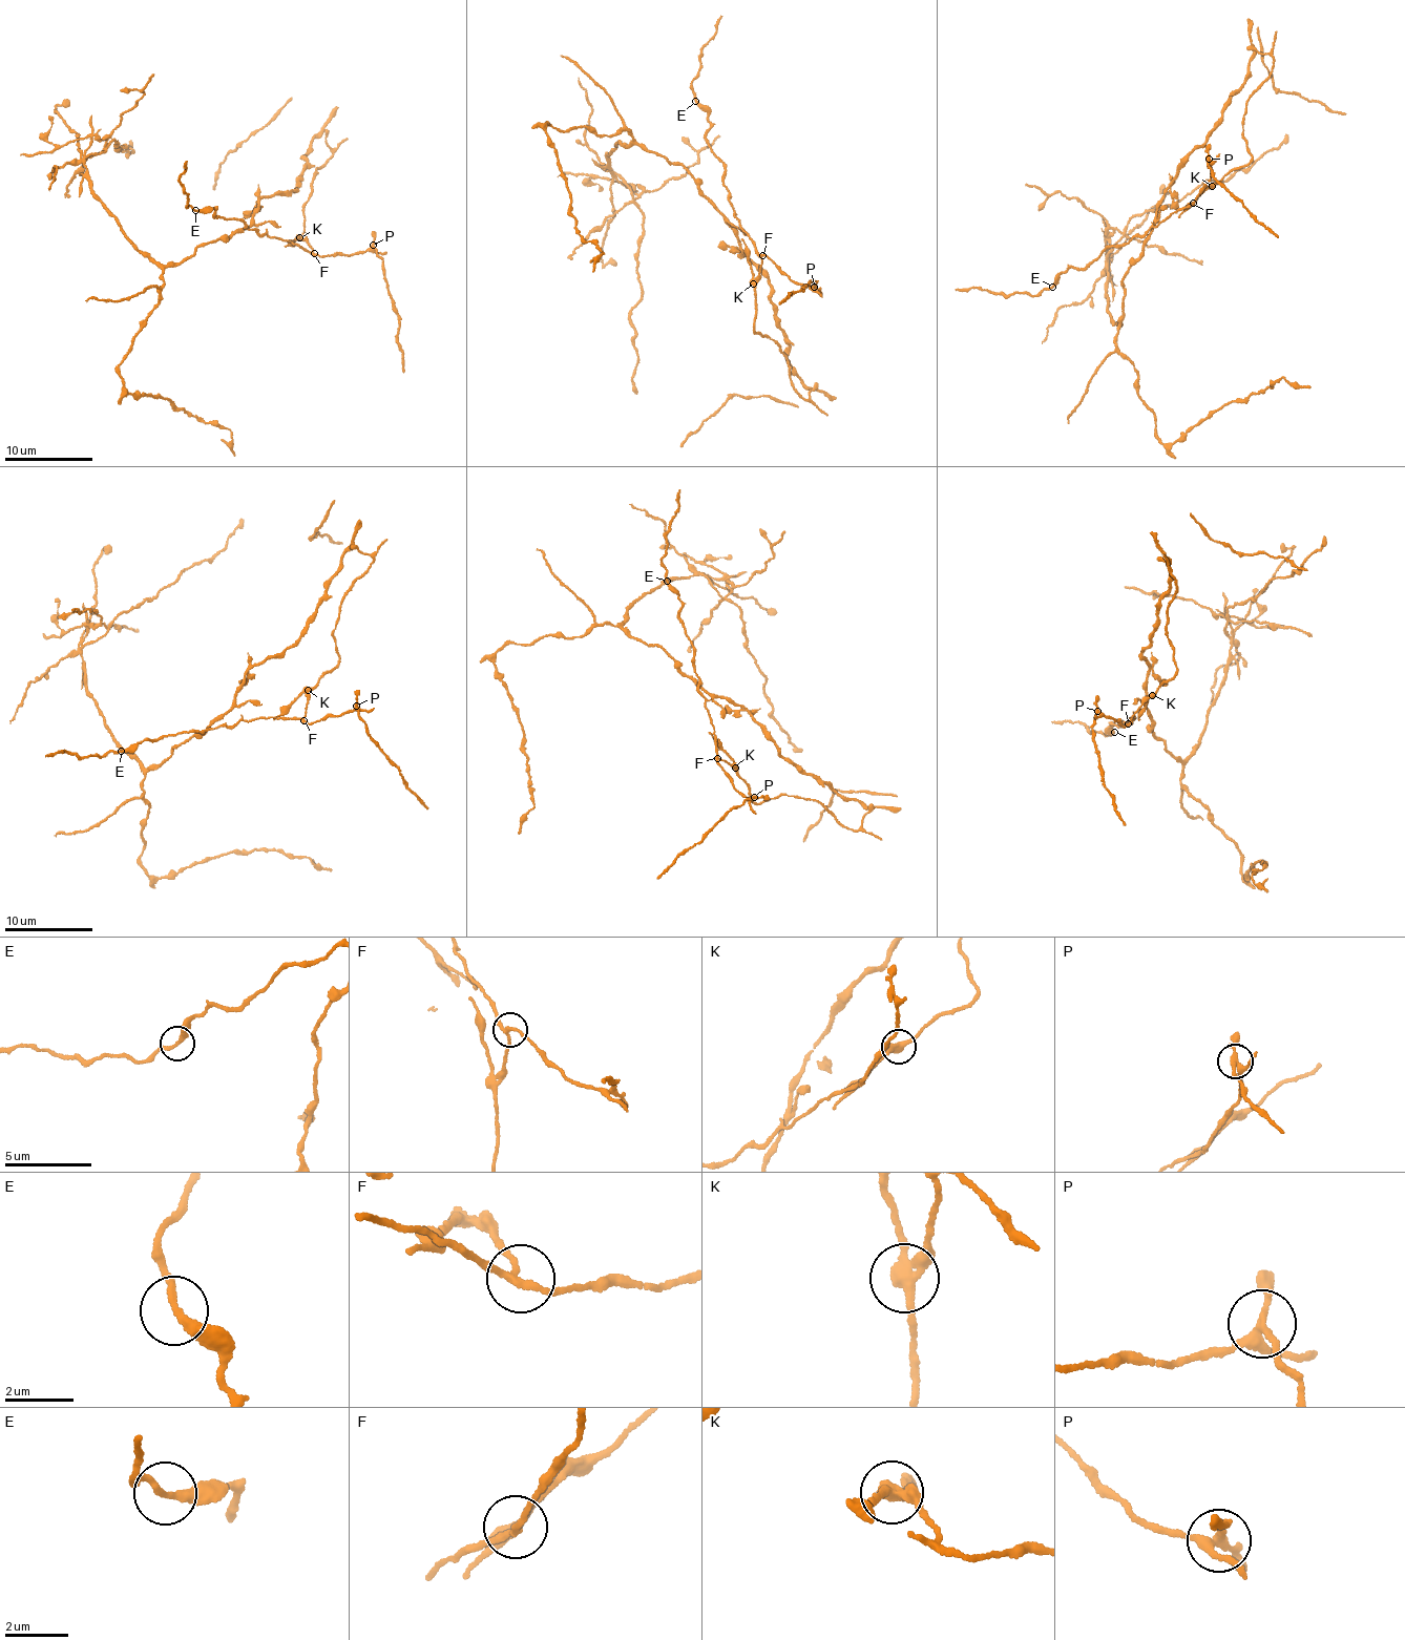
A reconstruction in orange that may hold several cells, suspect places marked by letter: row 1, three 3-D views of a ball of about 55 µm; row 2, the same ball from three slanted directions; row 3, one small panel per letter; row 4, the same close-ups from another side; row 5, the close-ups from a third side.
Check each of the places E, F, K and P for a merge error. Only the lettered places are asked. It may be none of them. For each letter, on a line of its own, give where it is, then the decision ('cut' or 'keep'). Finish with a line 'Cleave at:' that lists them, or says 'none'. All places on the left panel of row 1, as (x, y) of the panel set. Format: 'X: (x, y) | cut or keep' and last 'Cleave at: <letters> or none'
E: (195, 210) | keep
F: (314, 253) | keep
K: (299, 237) | cut
P: (373, 245) | cut
Cleave at: K, P

